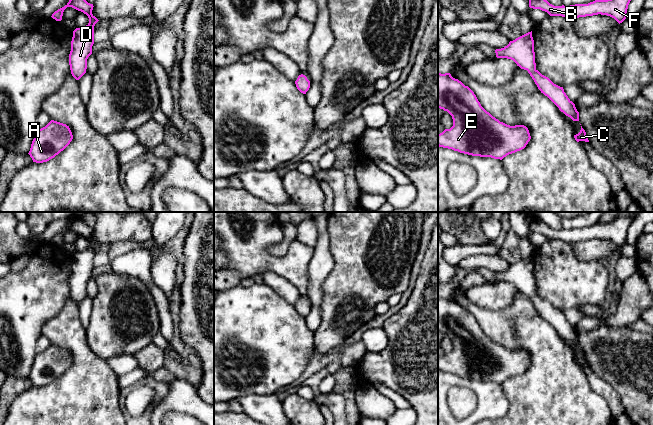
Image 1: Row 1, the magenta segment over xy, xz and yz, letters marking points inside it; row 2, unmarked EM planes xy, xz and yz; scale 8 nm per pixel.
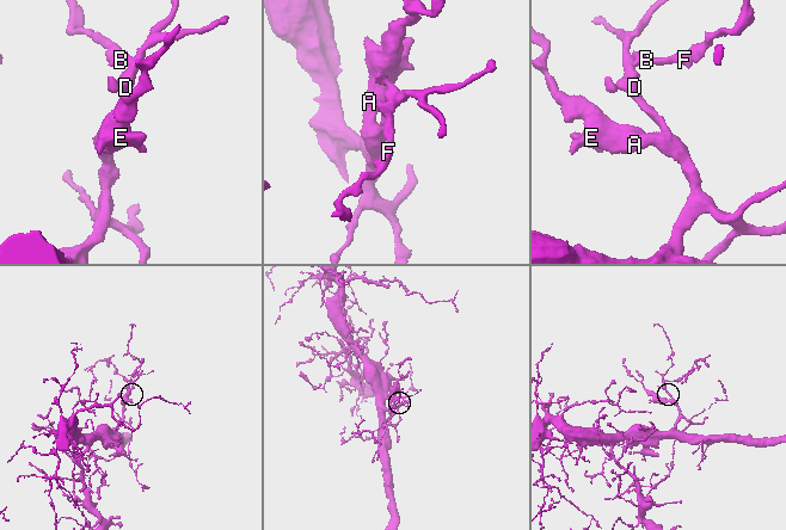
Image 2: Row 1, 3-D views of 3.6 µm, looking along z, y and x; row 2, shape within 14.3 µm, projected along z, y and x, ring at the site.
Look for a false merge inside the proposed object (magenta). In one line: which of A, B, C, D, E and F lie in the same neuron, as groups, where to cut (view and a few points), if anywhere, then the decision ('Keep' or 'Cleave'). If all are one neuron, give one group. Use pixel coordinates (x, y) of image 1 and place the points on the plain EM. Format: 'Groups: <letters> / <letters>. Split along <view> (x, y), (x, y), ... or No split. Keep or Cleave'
Groups: A B C D E F. No split. Keep

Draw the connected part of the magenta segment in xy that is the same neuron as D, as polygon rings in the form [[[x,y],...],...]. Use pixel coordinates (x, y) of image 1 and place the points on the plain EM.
[[[75,218],[70,221],[69,226],[62,232],[52,238],[52,242],[61,245],[63,236],[67,231],[72,231],[83,236],[89,242],[89,247],[73,255],[71,265],[71,275],[69,278],[69,289],[72,300],[79,304],[87,293],[87,283],[92,278],[94,268],[94,250],[99,245],[93,238],[93,228],[88,227],[81,218]]]

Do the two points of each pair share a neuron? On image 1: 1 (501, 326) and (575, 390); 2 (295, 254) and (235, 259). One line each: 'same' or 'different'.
1: same
2: same

